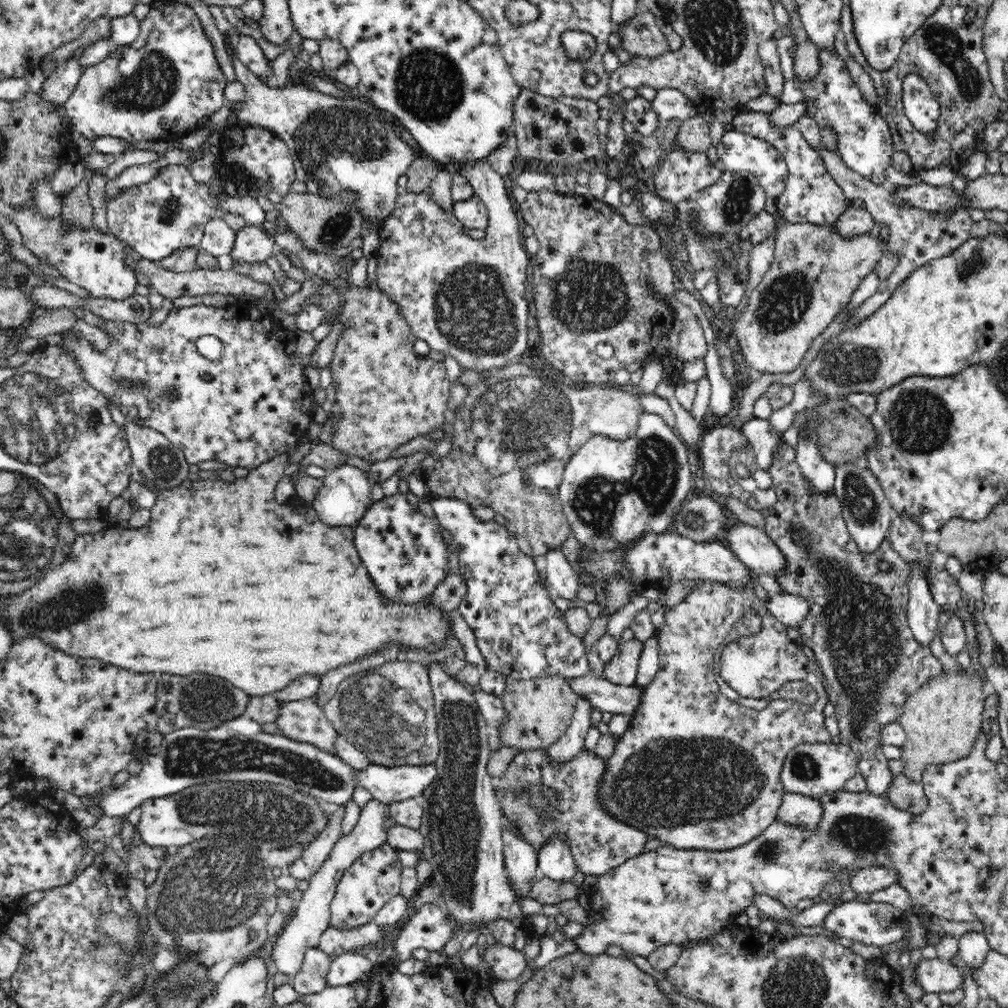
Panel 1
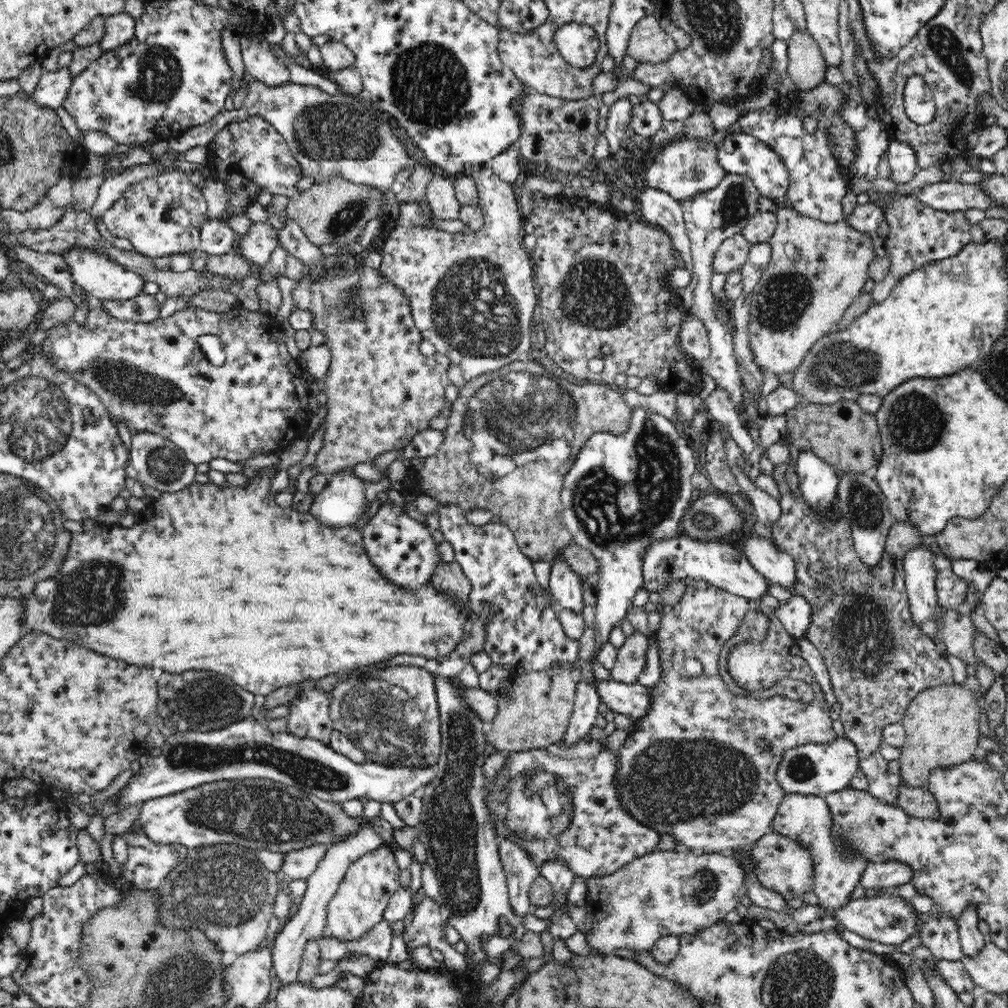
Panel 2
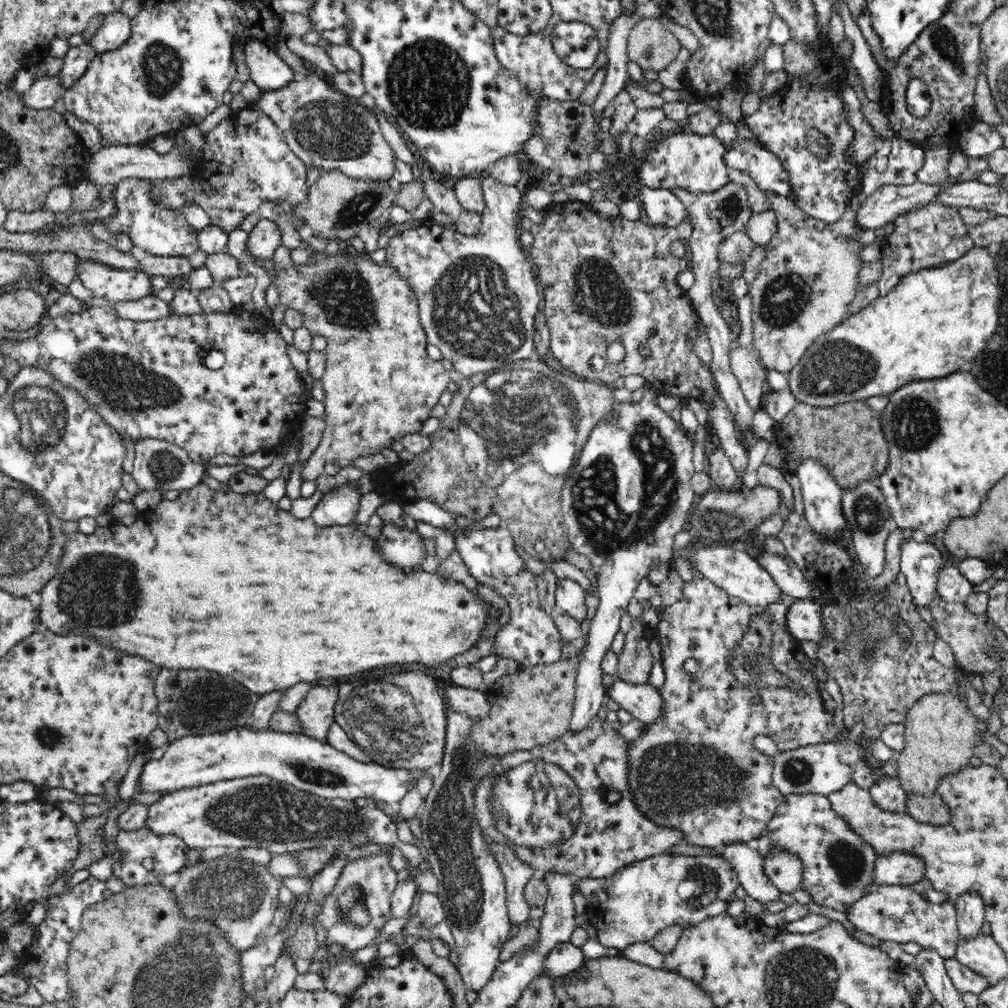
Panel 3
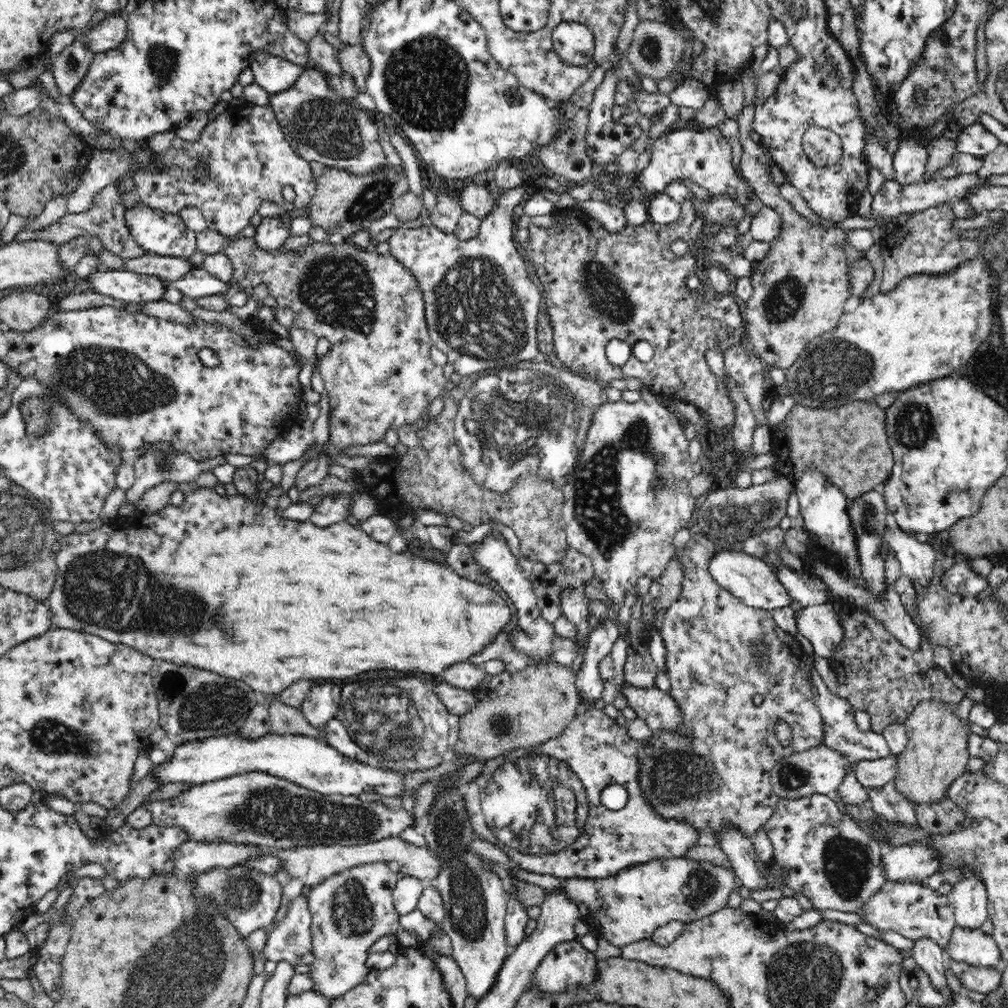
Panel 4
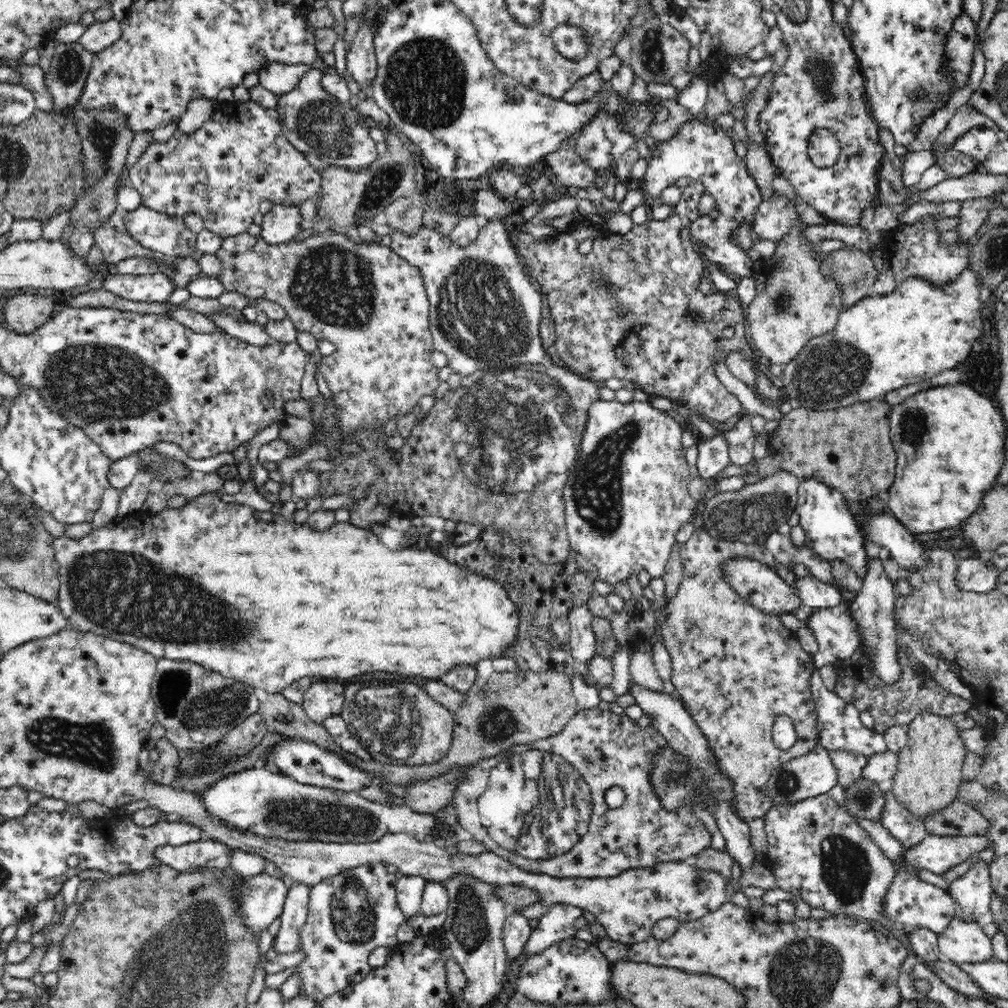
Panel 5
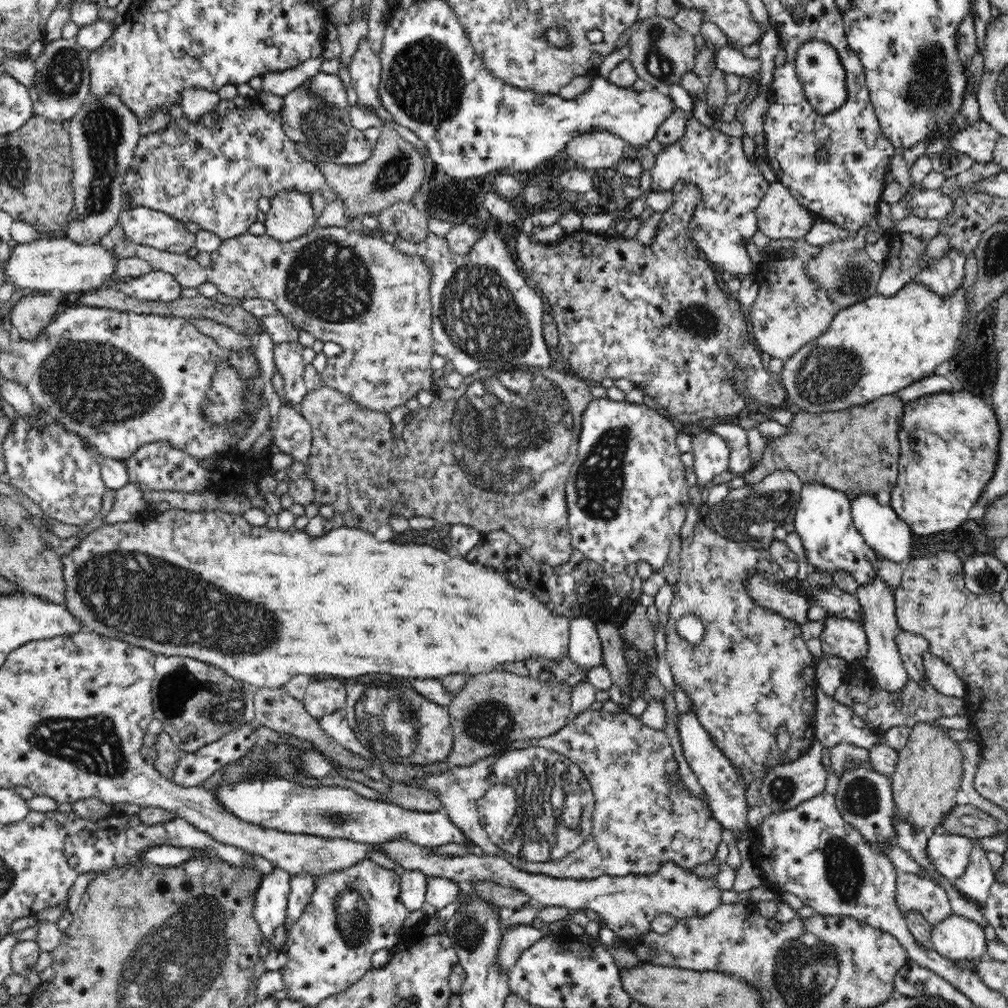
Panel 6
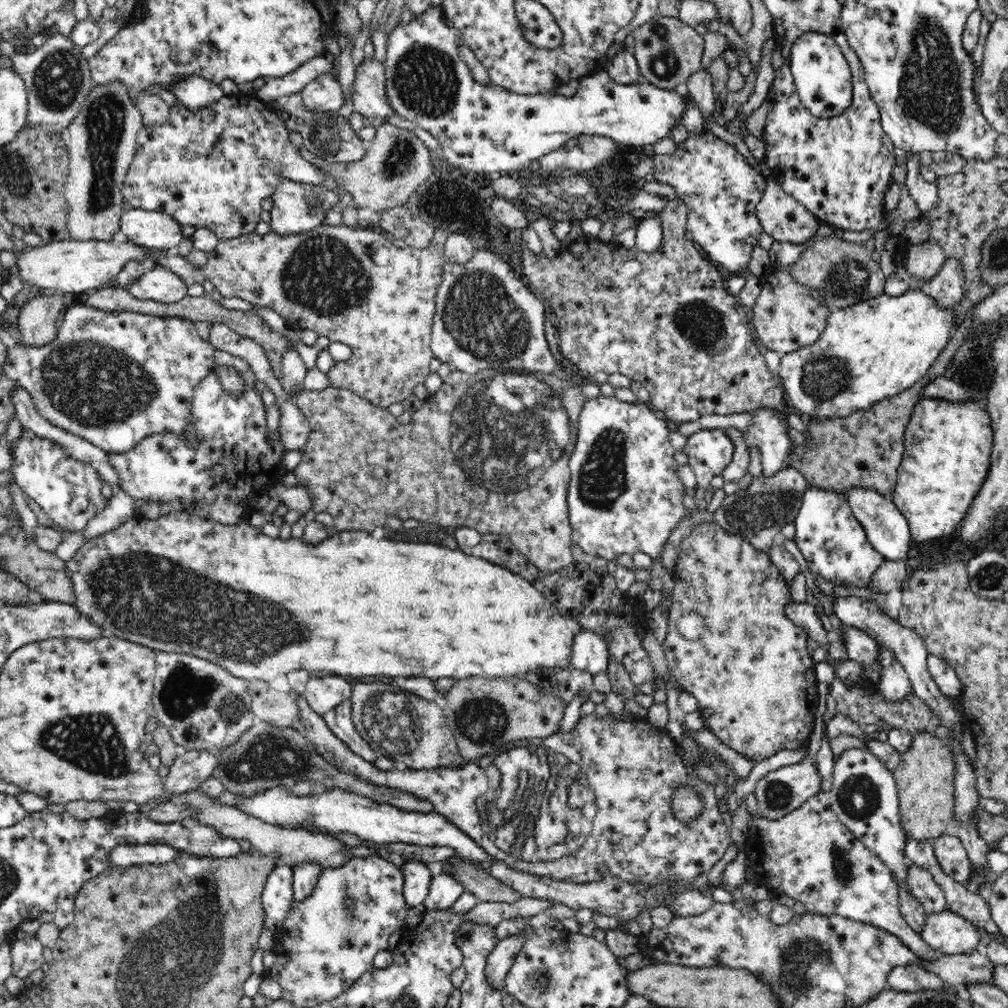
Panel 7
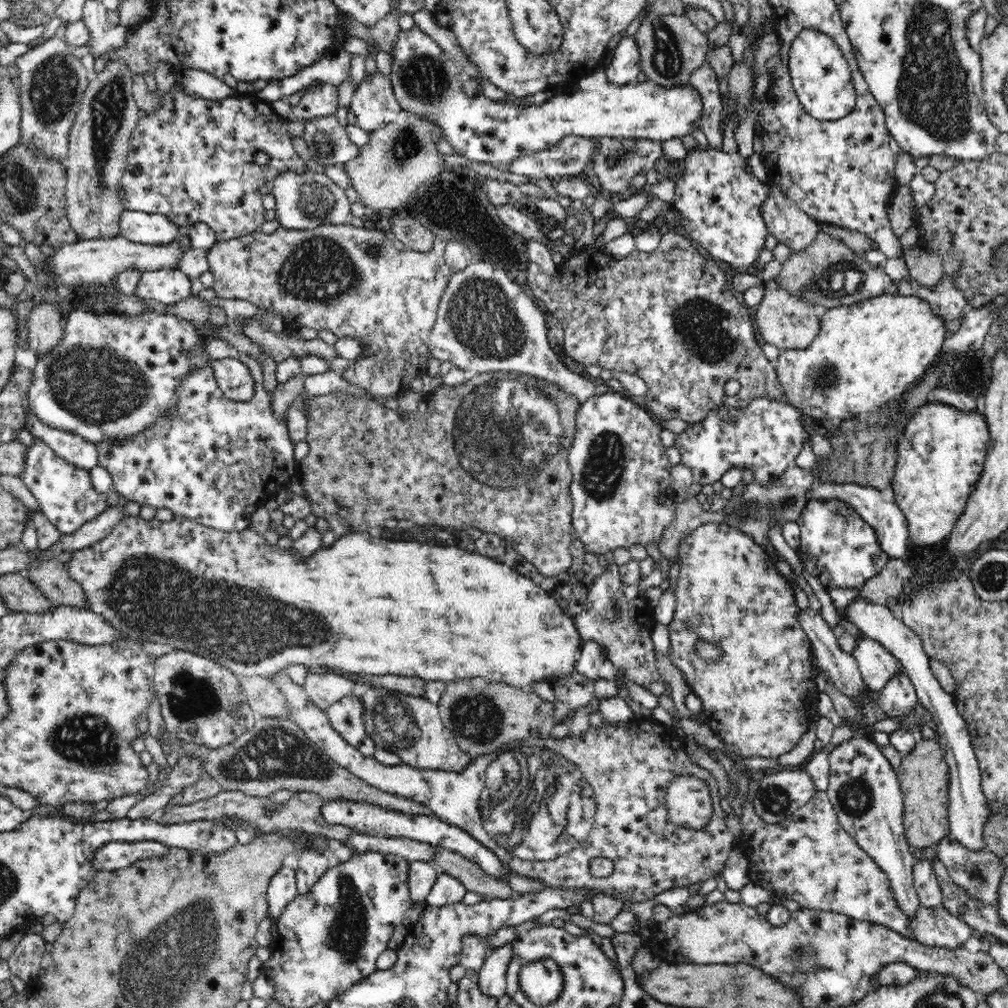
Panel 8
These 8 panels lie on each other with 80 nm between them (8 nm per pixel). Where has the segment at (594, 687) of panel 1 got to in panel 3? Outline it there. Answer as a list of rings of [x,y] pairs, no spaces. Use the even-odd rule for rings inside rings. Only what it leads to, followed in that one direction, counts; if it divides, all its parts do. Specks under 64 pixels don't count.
[[[619,679],[605,693],[609,695],[606,699],[612,699],[620,709],[629,712],[645,726],[654,724],[658,718],[664,716],[666,703],[662,701],[658,688],[650,684],[629,684]]]

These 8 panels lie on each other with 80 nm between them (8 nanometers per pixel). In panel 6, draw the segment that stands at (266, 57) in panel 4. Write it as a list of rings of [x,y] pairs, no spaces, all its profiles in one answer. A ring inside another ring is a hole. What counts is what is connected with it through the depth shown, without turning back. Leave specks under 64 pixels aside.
[[[310,58],[292,68],[281,71],[270,71],[261,76],[262,91],[285,97],[296,90],[305,80],[314,78],[320,72],[324,58]]]

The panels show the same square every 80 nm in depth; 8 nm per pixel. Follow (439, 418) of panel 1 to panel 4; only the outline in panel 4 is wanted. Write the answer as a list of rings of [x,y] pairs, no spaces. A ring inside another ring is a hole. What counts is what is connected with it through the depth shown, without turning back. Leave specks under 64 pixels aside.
[[[236,236],[236,238],[228,238],[226,246],[223,249],[222,254],[225,254],[226,257],[232,261],[232,267],[234,273],[232,274],[229,284],[237,284],[243,289],[252,290],[260,285],[264,284],[268,287],[268,294],[276,298],[276,302],[280,307],[288,307],[294,311],[294,326],[302,328],[304,330],[309,330],[313,332],[315,336],[320,339],[324,338],[330,342],[330,352],[324,357],[319,359],[319,368],[321,372],[321,377],[324,381],[325,391],[328,393],[328,402],[330,405],[330,418],[329,418],[329,435],[330,442],[328,444],[323,444],[323,451],[319,457],[312,458],[311,460],[306,461],[303,466],[297,472],[295,486],[298,488],[298,491],[305,491],[312,486],[320,486],[322,480],[325,476],[328,476],[328,470],[330,466],[336,465],[336,457],[329,456],[347,456],[346,453],[342,453],[344,448],[348,446],[366,446],[366,444],[374,444],[375,442],[385,442],[384,434],[386,430],[394,428],[398,430],[404,424],[416,424],[416,420],[420,418],[420,414],[426,410],[426,406],[429,406],[429,403],[434,401],[435,398],[441,396],[446,388],[446,374],[443,373],[443,367],[436,365],[432,359],[430,359],[430,350],[433,347],[432,340],[429,336],[429,330],[427,329],[427,324],[425,321],[425,308],[424,308],[424,299],[422,296],[422,291],[416,283],[416,279],[408,273],[408,269],[402,266],[400,262],[390,254],[390,252],[385,255],[378,255],[379,252],[376,252],[374,248],[367,250],[360,249],[348,240],[334,238],[333,240],[337,241],[337,244],[332,246],[331,244],[323,244],[320,242],[312,242],[312,246],[306,246],[302,248],[302,252],[299,253],[298,250],[290,250],[288,253],[282,252],[282,248],[268,252],[262,251],[254,238],[245,238]]]

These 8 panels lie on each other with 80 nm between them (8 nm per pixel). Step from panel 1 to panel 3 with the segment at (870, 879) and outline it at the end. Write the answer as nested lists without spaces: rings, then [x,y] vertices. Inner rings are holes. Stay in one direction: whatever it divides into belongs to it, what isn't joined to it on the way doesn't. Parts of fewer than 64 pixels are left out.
[[[890,852],[875,860],[873,882],[879,885],[909,886],[924,879],[925,859],[907,852]]]

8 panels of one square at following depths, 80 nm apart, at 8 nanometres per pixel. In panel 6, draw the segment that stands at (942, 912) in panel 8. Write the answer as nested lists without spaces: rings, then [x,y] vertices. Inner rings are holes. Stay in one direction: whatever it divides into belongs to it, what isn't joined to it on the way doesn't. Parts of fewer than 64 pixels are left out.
[[[950,915],[930,926],[932,948],[952,962],[979,961],[986,956],[984,929],[972,919]]]

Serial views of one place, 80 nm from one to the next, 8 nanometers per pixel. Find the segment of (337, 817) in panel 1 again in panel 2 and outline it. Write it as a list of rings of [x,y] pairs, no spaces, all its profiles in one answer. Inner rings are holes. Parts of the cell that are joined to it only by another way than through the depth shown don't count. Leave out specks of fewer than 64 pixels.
[[[312,843],[306,848],[284,853],[284,864],[280,869],[286,879],[307,880],[316,870],[318,862],[324,858],[329,847],[326,843]]]

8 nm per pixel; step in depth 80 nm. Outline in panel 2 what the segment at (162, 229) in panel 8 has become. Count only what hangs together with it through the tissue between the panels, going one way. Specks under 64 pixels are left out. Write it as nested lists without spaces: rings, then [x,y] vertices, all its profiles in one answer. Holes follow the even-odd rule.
[[[170,169],[130,184],[122,198],[116,200],[101,218],[114,237],[129,240],[137,253],[156,259],[199,251],[201,226],[209,218],[207,213],[207,201],[201,188],[192,184],[188,173]]]

